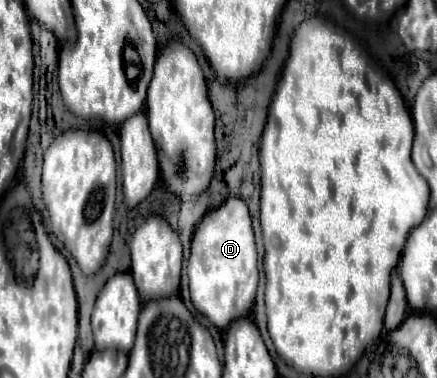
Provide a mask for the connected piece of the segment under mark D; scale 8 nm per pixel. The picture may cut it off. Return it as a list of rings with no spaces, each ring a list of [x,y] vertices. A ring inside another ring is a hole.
[[[231,198],[199,222],[191,244],[187,272],[193,306],[219,330],[227,330],[231,322],[247,318],[251,314],[259,284],[259,272],[251,218],[243,200]]]

